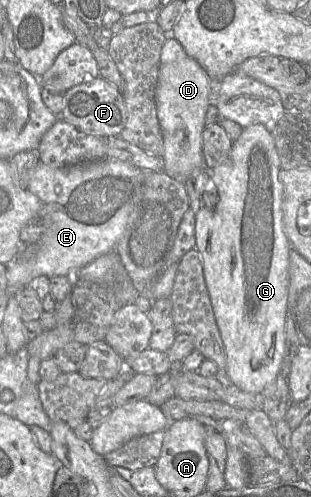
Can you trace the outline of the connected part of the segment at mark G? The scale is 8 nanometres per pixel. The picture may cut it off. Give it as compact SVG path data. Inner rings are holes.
M260 123L243 128L238 139L233 141L228 158L212 169L209 193L217 194L216 205L206 207L202 196L196 213L195 248L201 255L208 294L226 352L225 379L249 393L261 393L276 378L285 355L288 270L292 247L283 228L281 169L273 134Z

